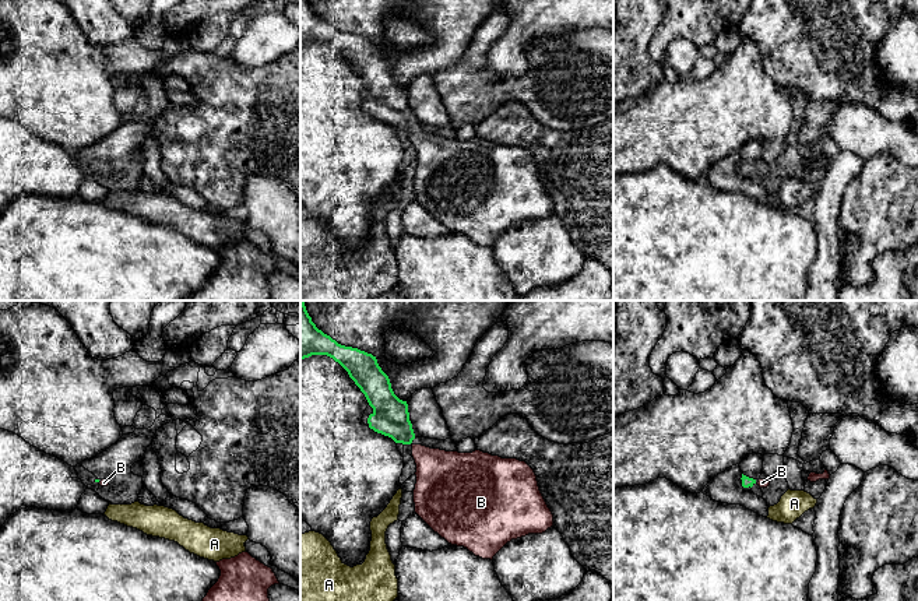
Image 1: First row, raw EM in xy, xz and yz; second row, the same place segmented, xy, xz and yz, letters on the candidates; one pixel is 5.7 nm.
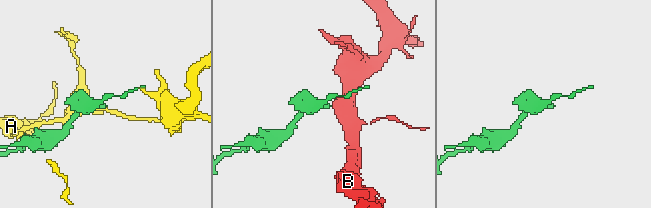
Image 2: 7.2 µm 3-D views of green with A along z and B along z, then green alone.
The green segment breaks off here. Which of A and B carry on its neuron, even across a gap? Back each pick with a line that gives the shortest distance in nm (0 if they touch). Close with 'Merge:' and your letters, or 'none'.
B: Distance 20 nm
Merge: B

